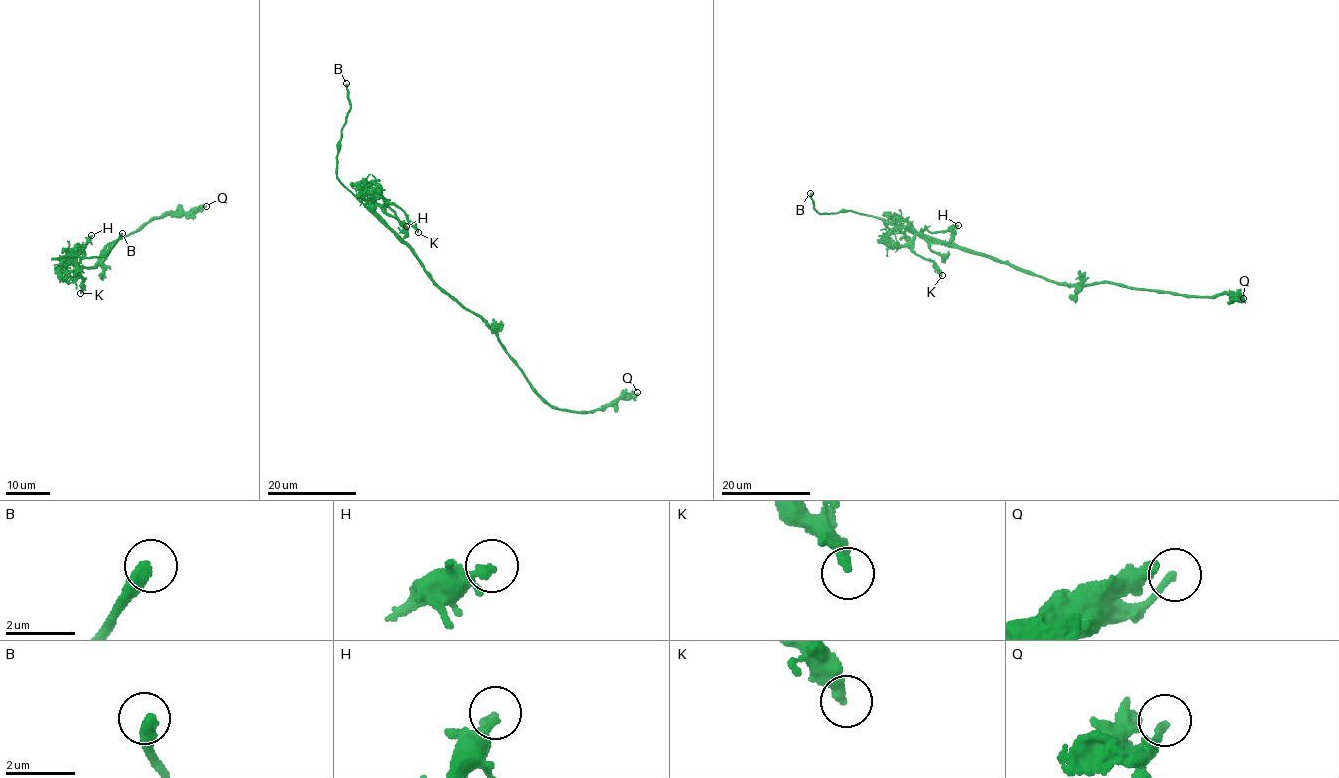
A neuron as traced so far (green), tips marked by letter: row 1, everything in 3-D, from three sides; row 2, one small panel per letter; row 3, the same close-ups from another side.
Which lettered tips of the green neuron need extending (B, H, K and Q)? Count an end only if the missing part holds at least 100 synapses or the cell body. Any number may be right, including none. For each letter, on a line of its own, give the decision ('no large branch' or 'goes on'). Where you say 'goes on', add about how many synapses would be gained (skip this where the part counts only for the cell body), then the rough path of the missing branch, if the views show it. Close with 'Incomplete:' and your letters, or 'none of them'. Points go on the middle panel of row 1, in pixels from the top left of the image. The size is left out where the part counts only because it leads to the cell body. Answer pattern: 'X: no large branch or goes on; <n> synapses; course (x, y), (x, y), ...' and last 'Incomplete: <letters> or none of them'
B: goes on; course (346, 83), (337, 73), (336, 63), (319, 47), (310, 30), (304, 28)
H: no large branch
K: no large branch
Q: no large branch
Incomplete: B

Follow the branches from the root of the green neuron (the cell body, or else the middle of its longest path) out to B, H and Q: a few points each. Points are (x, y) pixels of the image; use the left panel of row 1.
B: (80, 269), (75, 263), (69, 265), (52, 258), (69, 255), (89, 259), (104, 257), (122, 233)
H: (80, 269), (76, 263), (69, 265), (65, 260), (75, 258), (84, 250), (91, 235)
Q: (80, 269), (96, 264), (105, 245), (141, 229), (153, 219), (201, 210), (206, 206)

